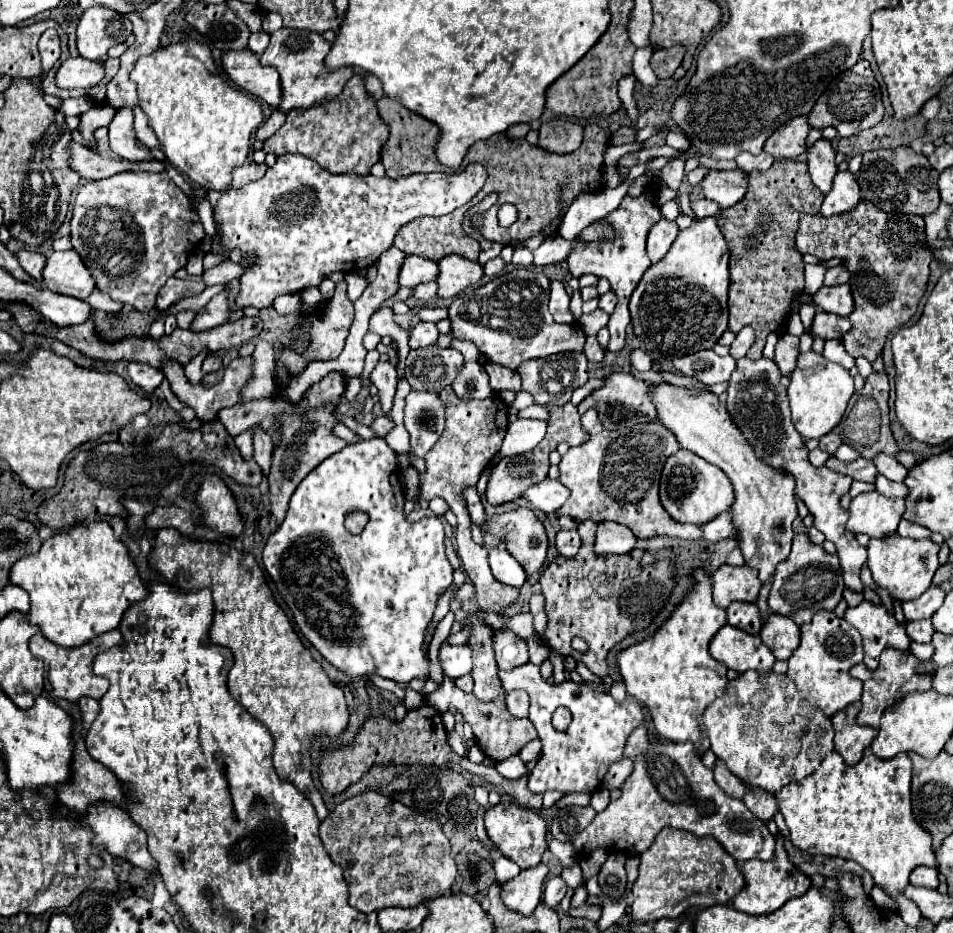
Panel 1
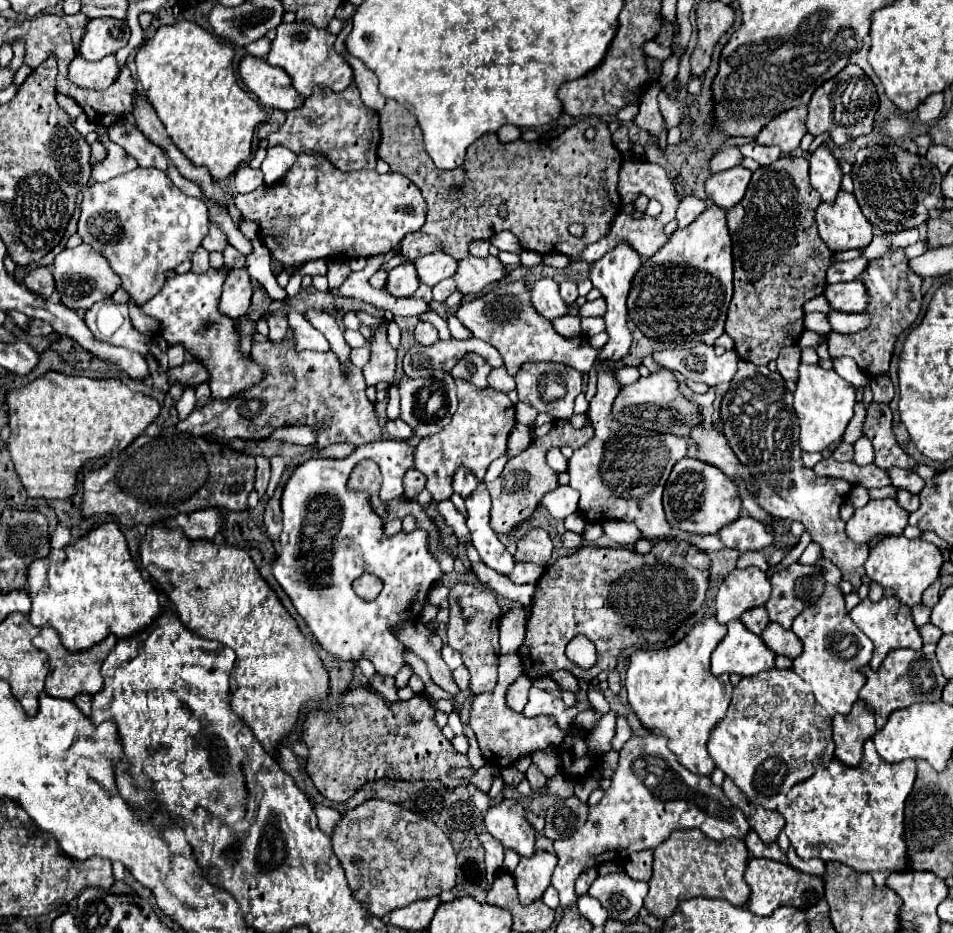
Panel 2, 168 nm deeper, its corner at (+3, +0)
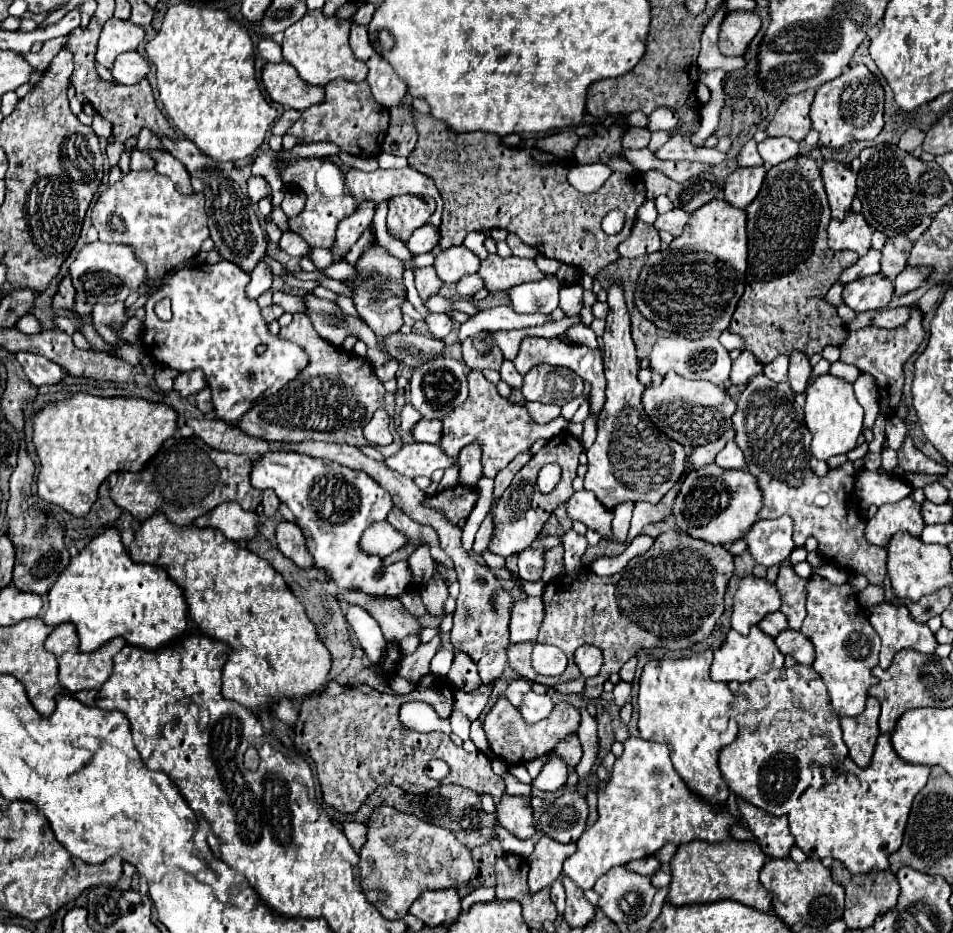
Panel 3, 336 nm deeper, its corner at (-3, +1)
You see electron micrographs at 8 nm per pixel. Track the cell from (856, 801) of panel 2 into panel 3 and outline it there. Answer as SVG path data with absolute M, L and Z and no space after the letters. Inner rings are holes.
M880 734L876 742L876 750L868 768L858 768L850 758L842 760L834 768L816 768L812 784L802 792L796 806L790 810L790 832L796 840L796 846L808 858L836 858L840 860L850 872L872 872L872 870L886 870L888 856L896 852L902 844L906 820L910 814L910 806L914 796L926 786L930 768L924 764L908 764L904 762L892 748L890 734Z

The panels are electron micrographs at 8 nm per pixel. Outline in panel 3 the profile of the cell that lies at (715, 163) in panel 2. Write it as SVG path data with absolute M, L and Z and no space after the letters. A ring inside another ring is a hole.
M748 140L738 152L738 166L762 166L762 158L756 150L756 142Z

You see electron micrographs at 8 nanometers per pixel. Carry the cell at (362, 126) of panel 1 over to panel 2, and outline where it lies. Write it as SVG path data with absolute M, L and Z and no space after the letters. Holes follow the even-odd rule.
M356 83L348 85L344 91L334 93L332 89L316 89L302 107L286 113L286 123L268 137L270 147L282 145L294 153L306 149L328 153L334 167L340 171L358 171L376 167L376 149L380 143L378 113L370 107L364 107Z

